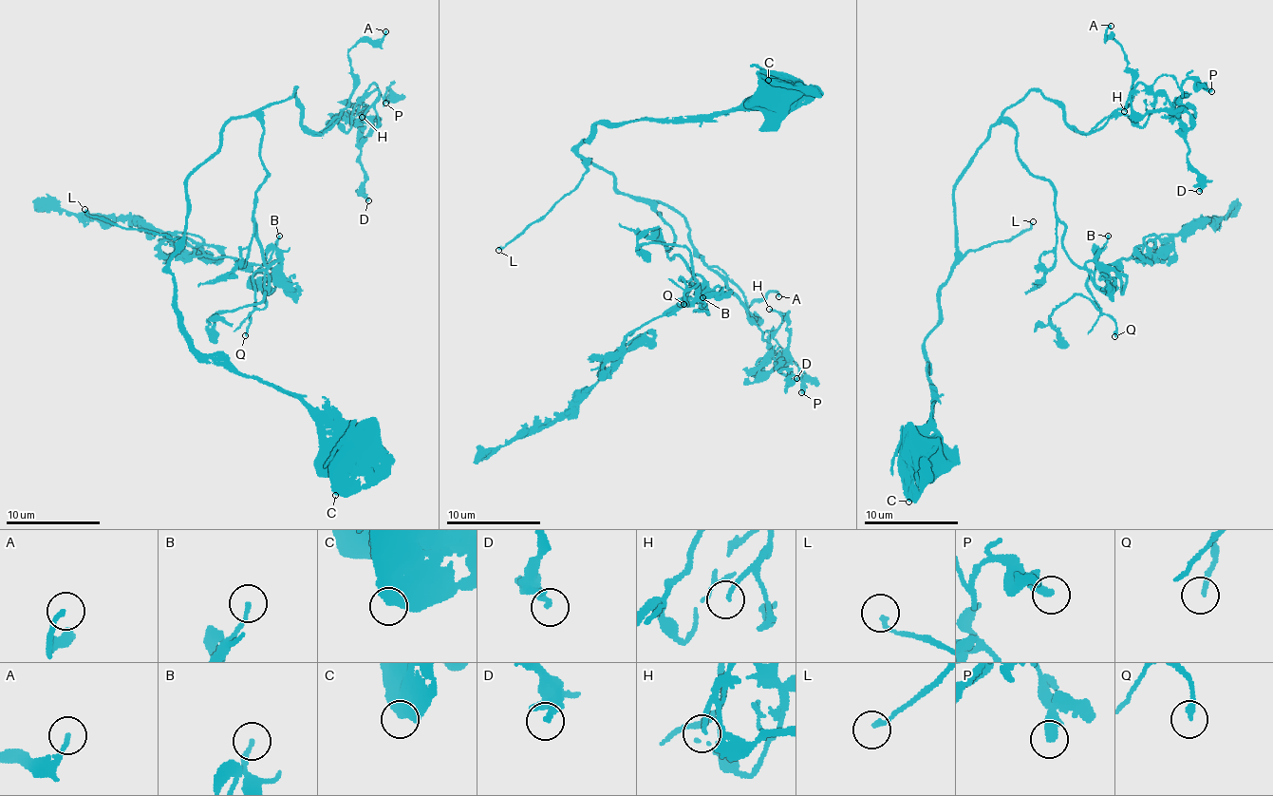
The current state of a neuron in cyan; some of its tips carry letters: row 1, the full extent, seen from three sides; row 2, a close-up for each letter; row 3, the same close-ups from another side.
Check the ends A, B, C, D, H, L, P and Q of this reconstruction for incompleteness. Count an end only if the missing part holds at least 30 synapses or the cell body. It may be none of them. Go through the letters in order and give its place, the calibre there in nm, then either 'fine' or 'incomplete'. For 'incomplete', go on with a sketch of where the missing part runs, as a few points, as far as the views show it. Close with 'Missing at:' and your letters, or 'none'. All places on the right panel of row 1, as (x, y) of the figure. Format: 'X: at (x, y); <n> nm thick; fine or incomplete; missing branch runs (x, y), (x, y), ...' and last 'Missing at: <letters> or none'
A: at (1111, 26); 170 nm thick; fine
B: at (1108, 236); 170 nm thick; fine
C: at (908, 502); 550 nm thick; fine
D: at (1199, 191); 260 nm thick; fine
H: at (1124, 111); 150 nm thick; fine
L: at (1033, 221); 150 nm thick; incomplete; missing branch runs (1033, 221), (1061, 182), (1104, 183), (1167, 157), (1252, 45)
P: at (1211, 91); 260 nm thick; fine
Q: at (1114, 336); 180 nm thick; fine
Missing at: L

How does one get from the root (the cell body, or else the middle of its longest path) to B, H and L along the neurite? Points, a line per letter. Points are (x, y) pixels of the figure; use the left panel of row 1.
B: (355, 458), (290, 392), (204, 356), (172, 308), (186, 179), (231, 120), (263, 125), (266, 265), (279, 236)
H: (355, 458), (188, 340), (168, 263), (231, 120), (297, 88), (311, 133), (346, 132), (377, 89), (362, 117)
L: (355, 458), (290, 392), (216, 366), (188, 340), (172, 308), (168, 263), (177, 240), (121, 229), (84, 209)

